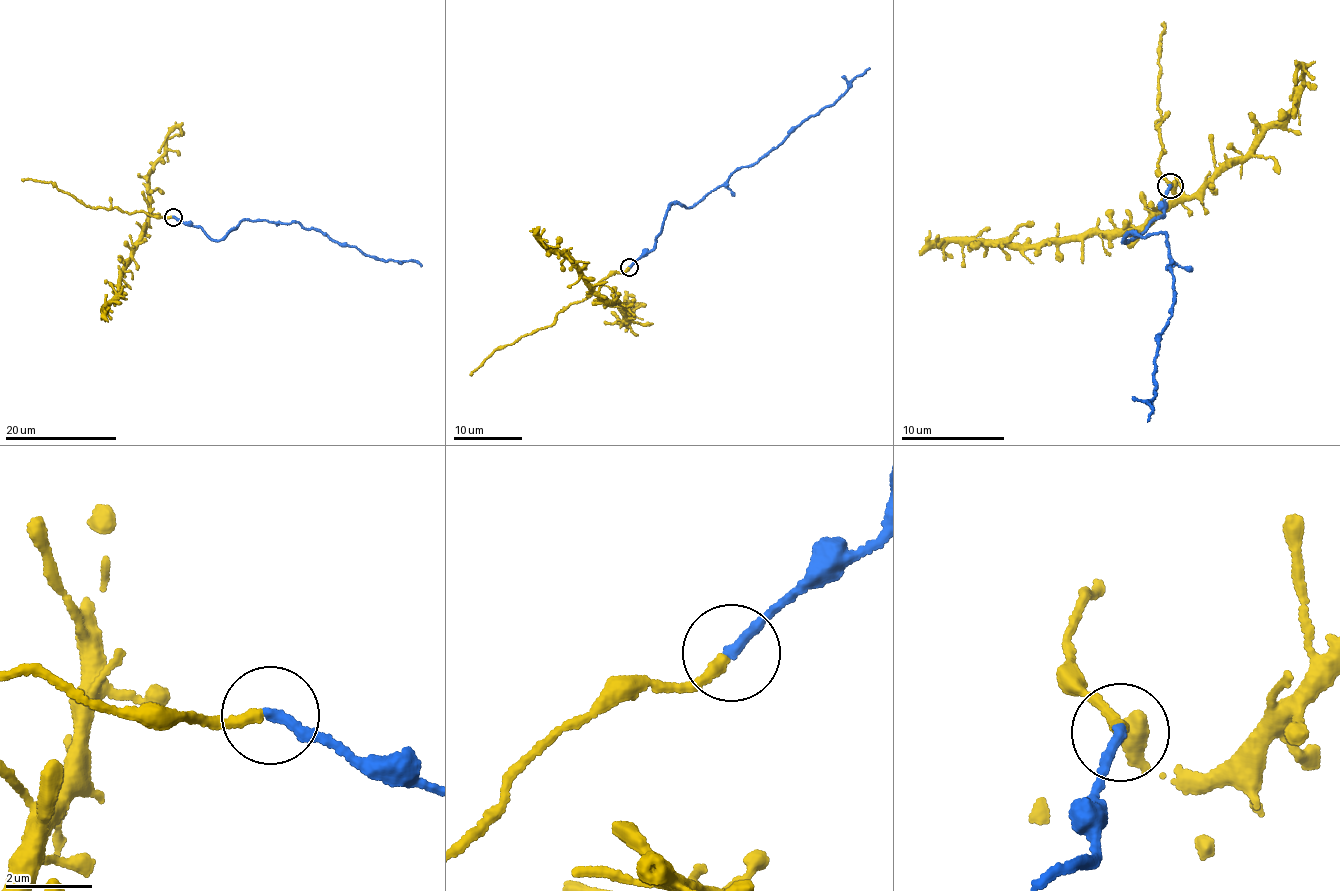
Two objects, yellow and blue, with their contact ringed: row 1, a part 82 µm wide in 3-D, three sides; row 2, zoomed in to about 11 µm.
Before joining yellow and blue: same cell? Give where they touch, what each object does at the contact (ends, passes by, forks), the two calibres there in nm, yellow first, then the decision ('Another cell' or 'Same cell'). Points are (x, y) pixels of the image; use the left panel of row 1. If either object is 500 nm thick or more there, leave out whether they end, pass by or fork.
Place: (173, 217). At the ring yellow ends. At the ring blue ends. Thickness 260 nm (yellow) against 240 nm. Same cell

